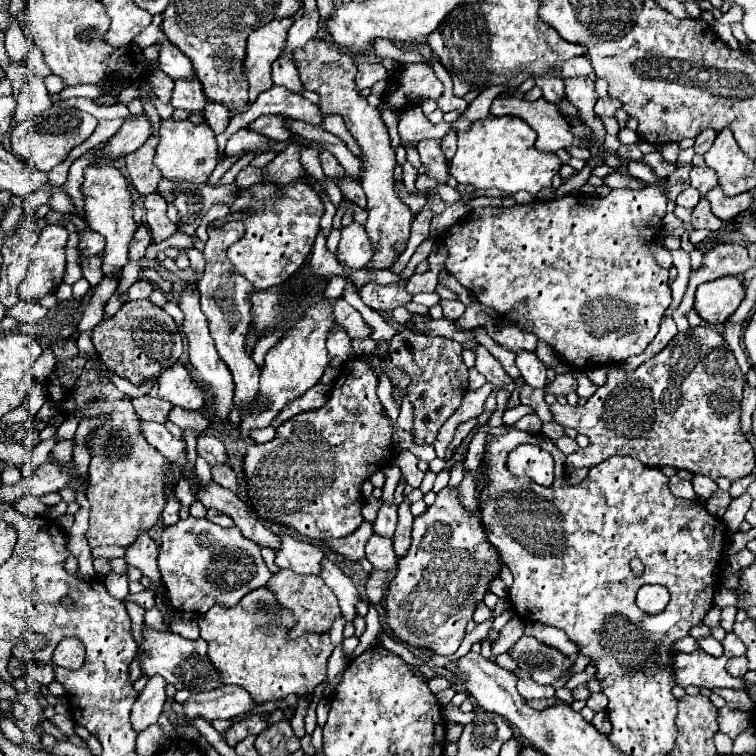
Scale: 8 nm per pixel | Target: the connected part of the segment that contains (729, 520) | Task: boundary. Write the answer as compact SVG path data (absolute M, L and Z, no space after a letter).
M734 498L730 502L726 514L722 516L730 530L738 530L740 528L740 524L744 522L744 516L746 516L748 508L750 508L750 498Z

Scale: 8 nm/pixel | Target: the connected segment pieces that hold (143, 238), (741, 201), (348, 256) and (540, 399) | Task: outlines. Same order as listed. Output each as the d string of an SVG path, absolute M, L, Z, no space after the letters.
M140 224L136 236L134 236L132 244L130 244L130 254L132 254L130 260L140 260L144 256L146 248L150 246L150 242L152 242L152 238L150 238L150 232L148 232L146 224Z
M720 186L712 188L704 198L710 200L712 212L714 212L720 220L724 220L724 222L736 218L738 214L742 214L744 210L748 210L748 208L752 206L752 194L750 194L750 192L744 192L744 194L738 194L738 196L734 196L734 198L728 198L728 196L722 194L722 188L720 188Z
M352 222L342 228L336 258L340 264L350 266L352 270L364 268L368 264L368 260L372 258L372 242L368 240L368 234L364 232L362 224Z
M526 384L522 388L522 392L520 392L520 402L526 404L526 406L532 406L534 412L540 416L542 422L550 422L552 420L550 406L544 400L544 390L536 390L536 388L532 388L532 386Z

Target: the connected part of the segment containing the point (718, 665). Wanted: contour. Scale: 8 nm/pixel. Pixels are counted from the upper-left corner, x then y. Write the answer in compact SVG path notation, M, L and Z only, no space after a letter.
M678 652L672 660L674 670L676 670L676 684L686 688L686 686L700 686L700 688L740 688L746 690L748 682L744 678L734 678L728 676L726 672L726 656L714 658L706 652L692 652L684 654Z

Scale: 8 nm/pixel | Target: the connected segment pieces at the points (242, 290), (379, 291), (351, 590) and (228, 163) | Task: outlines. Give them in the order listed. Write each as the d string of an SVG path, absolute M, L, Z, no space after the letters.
M224 222L220 226L208 224L208 242L204 248L206 270L204 270L202 280L198 282L198 292L200 292L202 310L210 322L210 332L212 332L212 338L216 342L216 350L234 376L234 382L236 382L236 398L234 400L236 400L236 406L242 406L242 416L244 416L258 396L260 368L254 364L254 360L250 358L250 354L244 348L244 340L246 340L246 334L250 330L250 318L252 318L248 298L254 292L254 288L244 276L240 276L232 268L232 262L226 258L226 250L236 240L240 240L240 236L242 236L242 224L240 222Z
M368 282L360 288L360 296L362 302L376 312L392 312L396 306L406 306L412 300L402 284L382 286L376 282Z
M324 556L324 564L322 564L322 570L320 570L320 576L324 578L326 586L330 586L332 592L336 594L346 622L352 624L352 620L356 618L356 604L362 600L356 584L328 556Z
M226 158L224 162L221 164L217 164L216 168L213 170L213 172L210 174L207 184L208 185L214 185L216 184L221 177L226 173L226 171L229 170L229 168L233 165L233 162L236 161L236 158Z

